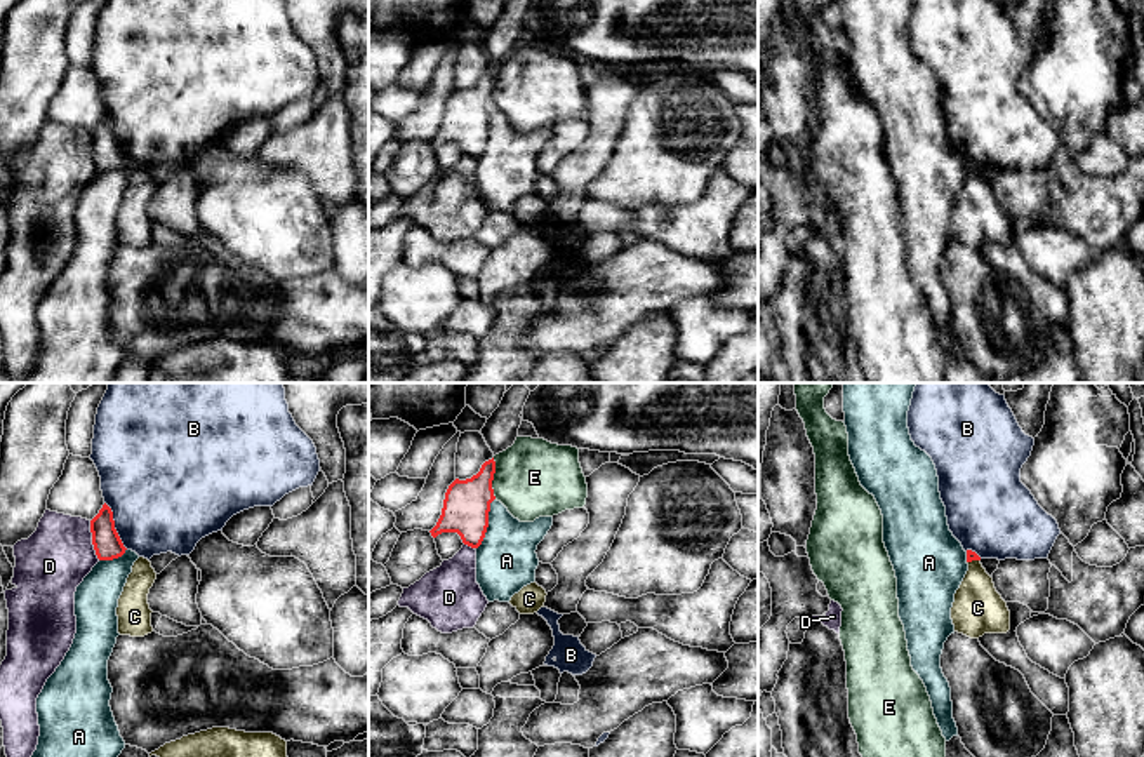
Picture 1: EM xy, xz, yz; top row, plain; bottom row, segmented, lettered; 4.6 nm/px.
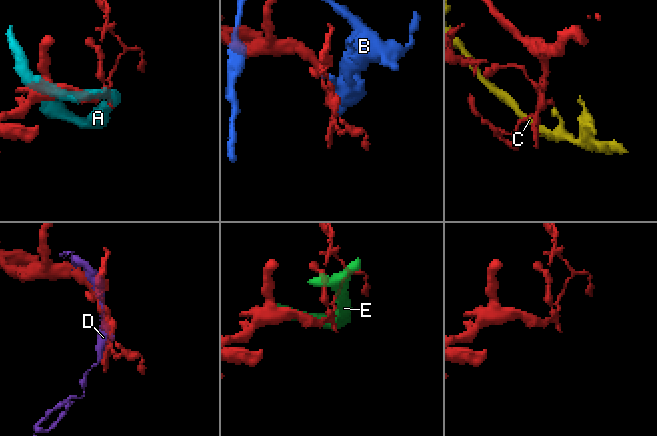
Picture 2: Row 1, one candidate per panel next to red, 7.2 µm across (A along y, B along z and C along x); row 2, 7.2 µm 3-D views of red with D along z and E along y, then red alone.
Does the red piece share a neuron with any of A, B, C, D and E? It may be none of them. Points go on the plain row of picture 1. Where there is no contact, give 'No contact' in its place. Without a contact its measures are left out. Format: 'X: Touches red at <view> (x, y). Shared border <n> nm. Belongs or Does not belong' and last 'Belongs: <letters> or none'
A: Touches red at xz (487, 134). Shared border 260 nm. Does not belong
B: Touches red at xy (113, 136). Shared border 240 nm. Does not belong
C: Touches red at yz (972, 169). Shared border 70 nm. Does not belong
D: Touches red at xy (93, 150). Shared border 190 nm. Does not belong
E: Touches red at xz (492, 89). Shared border 190 nm. Does not belong
Belongs: none

